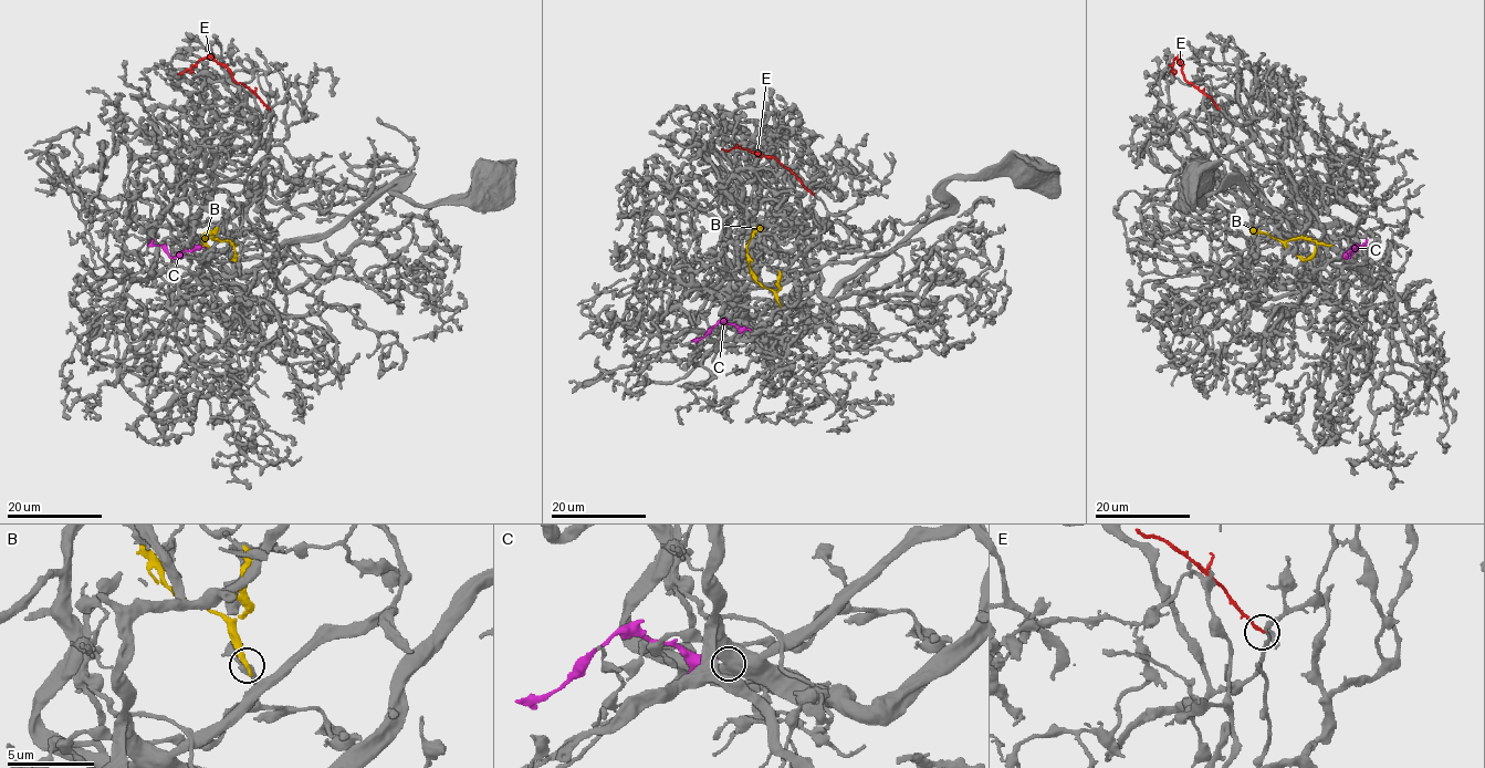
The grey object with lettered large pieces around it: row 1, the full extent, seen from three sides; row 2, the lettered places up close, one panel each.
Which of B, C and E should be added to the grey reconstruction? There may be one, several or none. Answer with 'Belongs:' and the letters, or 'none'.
Belongs: none

